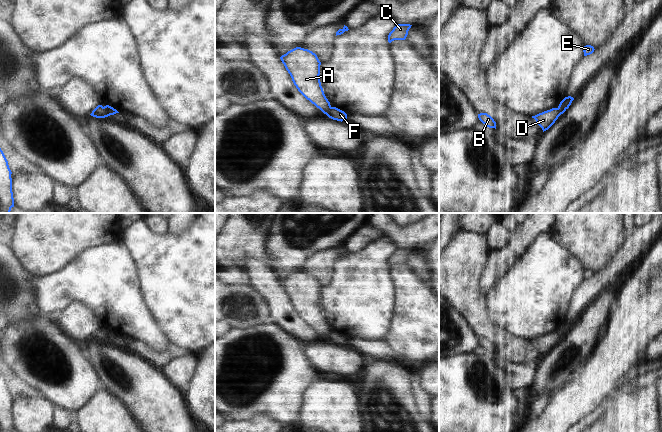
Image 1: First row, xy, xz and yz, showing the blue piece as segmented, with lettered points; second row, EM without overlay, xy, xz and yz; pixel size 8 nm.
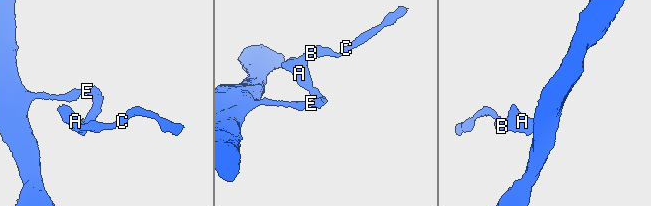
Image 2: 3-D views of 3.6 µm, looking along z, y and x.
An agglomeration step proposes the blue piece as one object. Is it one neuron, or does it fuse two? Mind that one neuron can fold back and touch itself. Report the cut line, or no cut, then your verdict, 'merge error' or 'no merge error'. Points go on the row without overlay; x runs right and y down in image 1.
cut xy (103, 331), (108, 339); merge error

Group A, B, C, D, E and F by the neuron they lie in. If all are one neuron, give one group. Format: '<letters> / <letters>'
A B C D / E F

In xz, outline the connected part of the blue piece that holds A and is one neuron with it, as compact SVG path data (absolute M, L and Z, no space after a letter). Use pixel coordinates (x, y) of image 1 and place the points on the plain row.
M296 271L280 281L298 315L324 338L331 331L320 306L317 279L308 273Z

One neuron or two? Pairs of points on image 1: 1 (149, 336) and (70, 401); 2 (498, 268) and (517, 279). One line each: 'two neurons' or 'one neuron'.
1: two neurons
2: two neurons

